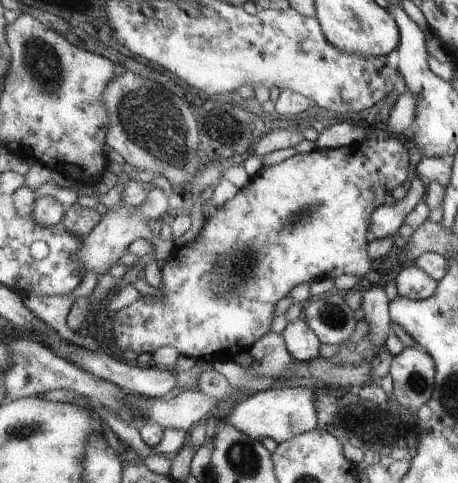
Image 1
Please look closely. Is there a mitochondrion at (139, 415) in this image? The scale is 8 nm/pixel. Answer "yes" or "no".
no

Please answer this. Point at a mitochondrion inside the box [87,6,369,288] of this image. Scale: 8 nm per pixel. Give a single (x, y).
(148, 122)

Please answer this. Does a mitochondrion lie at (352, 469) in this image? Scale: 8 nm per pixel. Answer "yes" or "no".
no

